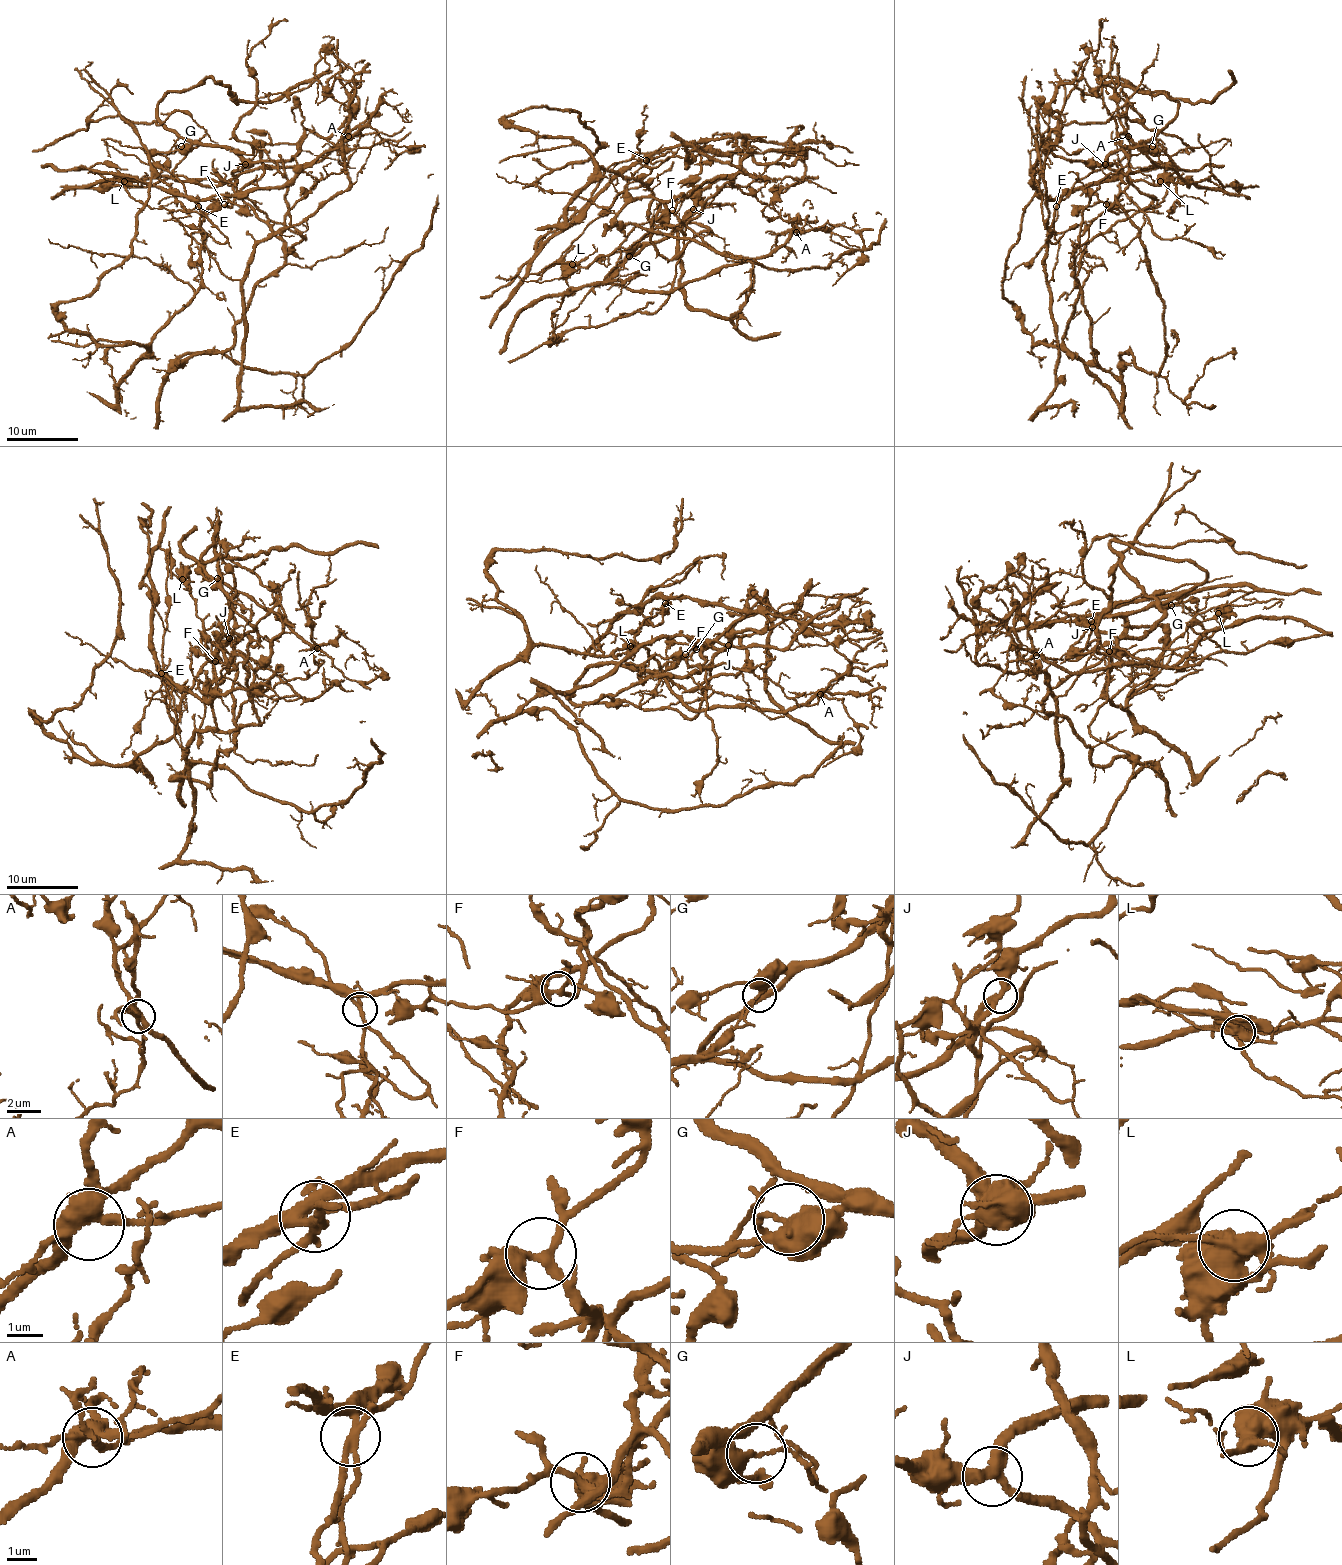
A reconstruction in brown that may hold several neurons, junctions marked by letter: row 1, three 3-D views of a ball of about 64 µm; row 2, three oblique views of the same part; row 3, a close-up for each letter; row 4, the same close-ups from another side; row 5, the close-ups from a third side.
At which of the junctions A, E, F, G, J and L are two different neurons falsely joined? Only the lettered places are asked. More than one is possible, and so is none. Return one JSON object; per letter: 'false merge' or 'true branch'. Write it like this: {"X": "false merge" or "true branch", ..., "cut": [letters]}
{"A": "false merge", "E": "false merge", "F": "true branch", "G": "false merge", "J": "true branch", "L": "false merge", "cut": ["A", "E", "G", "L"]}

